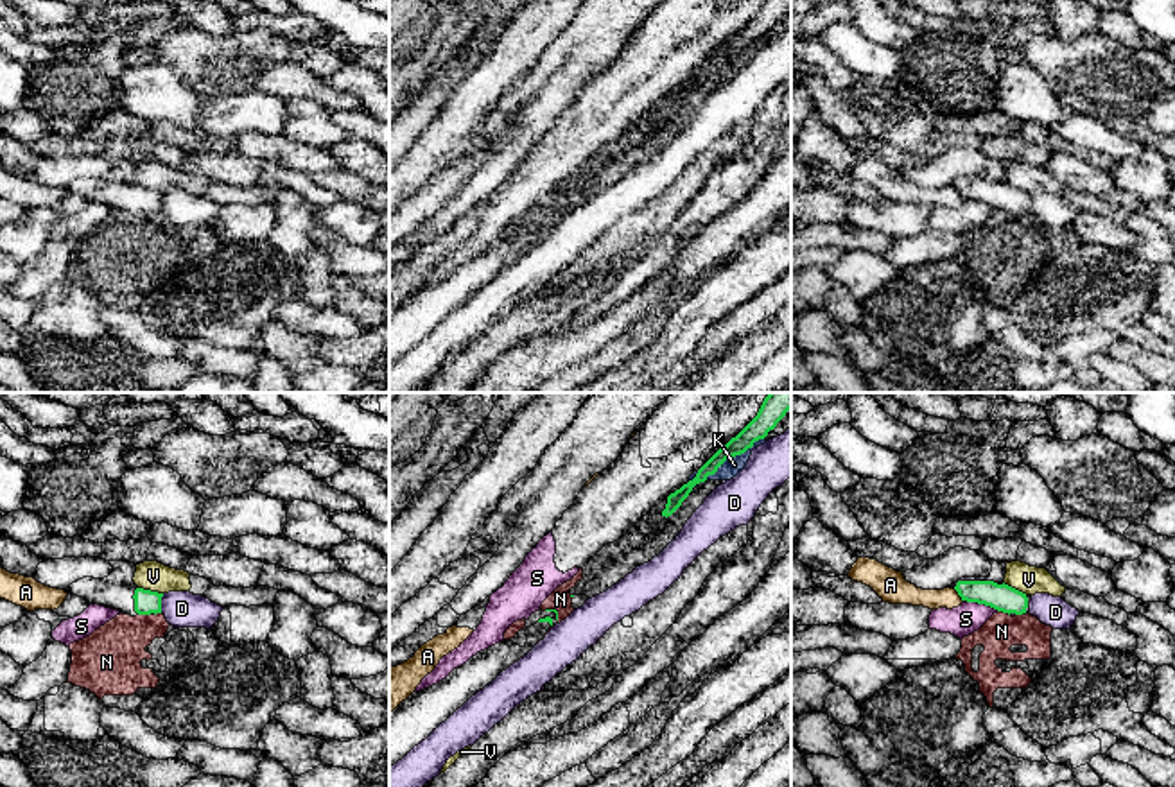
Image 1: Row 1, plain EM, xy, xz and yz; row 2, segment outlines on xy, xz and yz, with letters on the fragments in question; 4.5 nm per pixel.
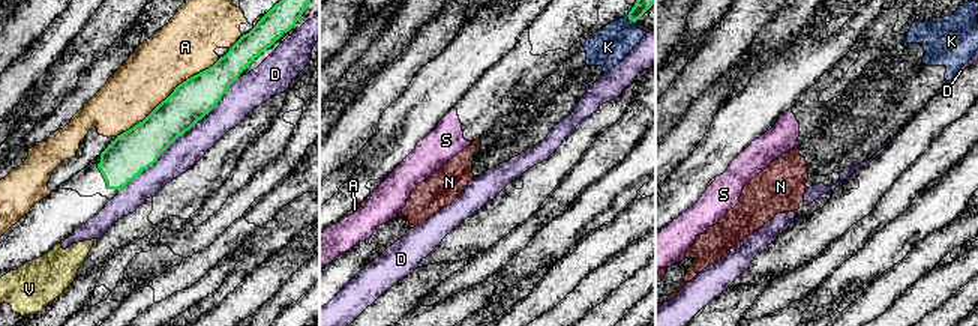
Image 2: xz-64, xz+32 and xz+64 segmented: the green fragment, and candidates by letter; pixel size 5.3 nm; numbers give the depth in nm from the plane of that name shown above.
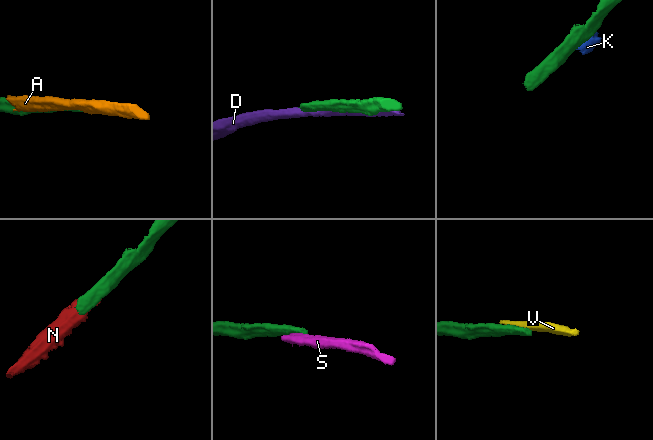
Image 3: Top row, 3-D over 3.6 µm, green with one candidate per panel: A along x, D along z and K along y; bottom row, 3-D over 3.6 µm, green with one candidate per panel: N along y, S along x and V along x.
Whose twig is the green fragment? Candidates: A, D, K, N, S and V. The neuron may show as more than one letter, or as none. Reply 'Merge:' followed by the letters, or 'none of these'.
Merge: none of these

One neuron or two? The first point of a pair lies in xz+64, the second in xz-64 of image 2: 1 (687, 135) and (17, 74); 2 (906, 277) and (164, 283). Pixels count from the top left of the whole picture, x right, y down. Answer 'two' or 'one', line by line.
1: two
2: two

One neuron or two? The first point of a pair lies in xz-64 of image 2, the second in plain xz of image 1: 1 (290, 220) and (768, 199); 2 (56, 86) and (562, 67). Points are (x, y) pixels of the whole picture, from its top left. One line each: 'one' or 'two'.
1: two
2: two

